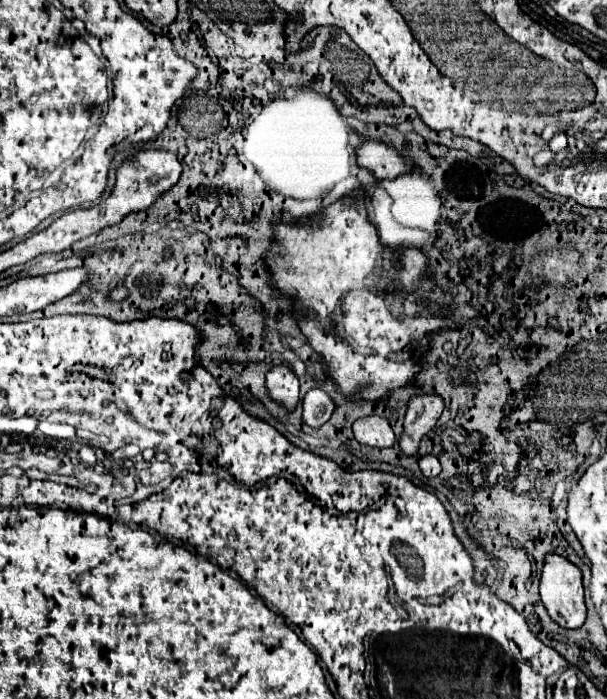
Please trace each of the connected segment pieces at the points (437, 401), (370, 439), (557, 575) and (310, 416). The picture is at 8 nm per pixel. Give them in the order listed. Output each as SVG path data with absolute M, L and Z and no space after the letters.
M418 394L410 400L404 420L404 432L399 443L404 454L417 456L421 438L434 428L442 410L444 402L438 394Z
M366 416L356 420L354 438L364 446L376 446L376 448L388 448L396 442L388 420L380 416Z
M548 554L540 580L542 604L550 618L568 630L580 628L586 620L582 572L556 554Z
M313 388L303 399L304 421L312 427L319 427L330 419L335 408L326 392Z

